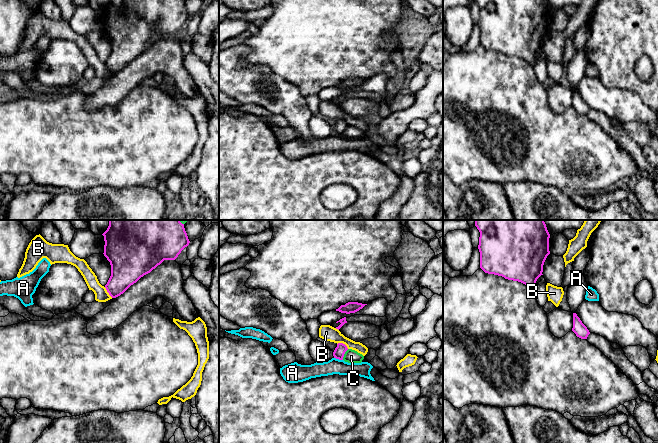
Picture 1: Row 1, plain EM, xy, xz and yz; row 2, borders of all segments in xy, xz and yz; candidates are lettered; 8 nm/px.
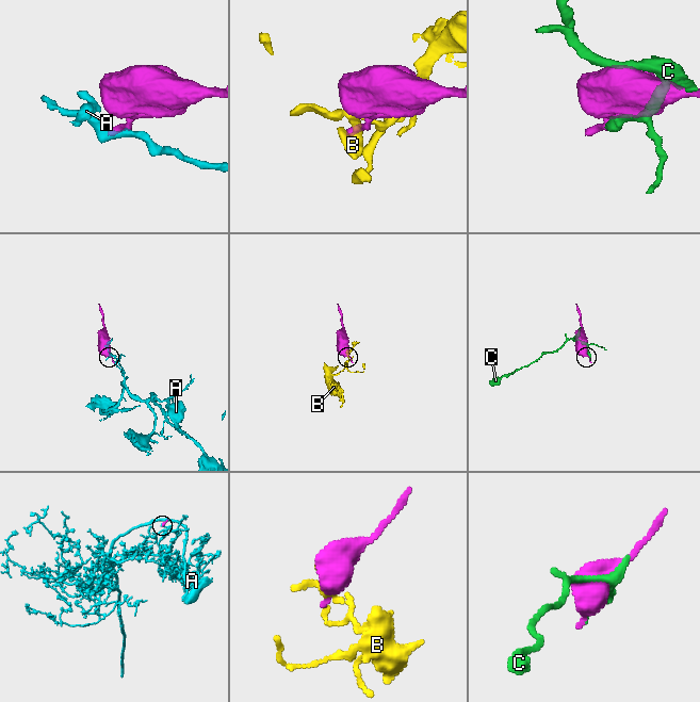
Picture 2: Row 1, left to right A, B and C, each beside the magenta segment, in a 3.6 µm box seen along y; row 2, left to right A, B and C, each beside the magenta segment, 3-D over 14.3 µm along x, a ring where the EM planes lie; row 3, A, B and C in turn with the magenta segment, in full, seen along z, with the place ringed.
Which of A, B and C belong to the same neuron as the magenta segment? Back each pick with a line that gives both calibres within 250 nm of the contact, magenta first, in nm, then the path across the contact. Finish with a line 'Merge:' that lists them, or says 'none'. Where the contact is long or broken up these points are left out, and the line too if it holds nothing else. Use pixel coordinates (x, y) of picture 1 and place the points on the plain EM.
Merge: none

